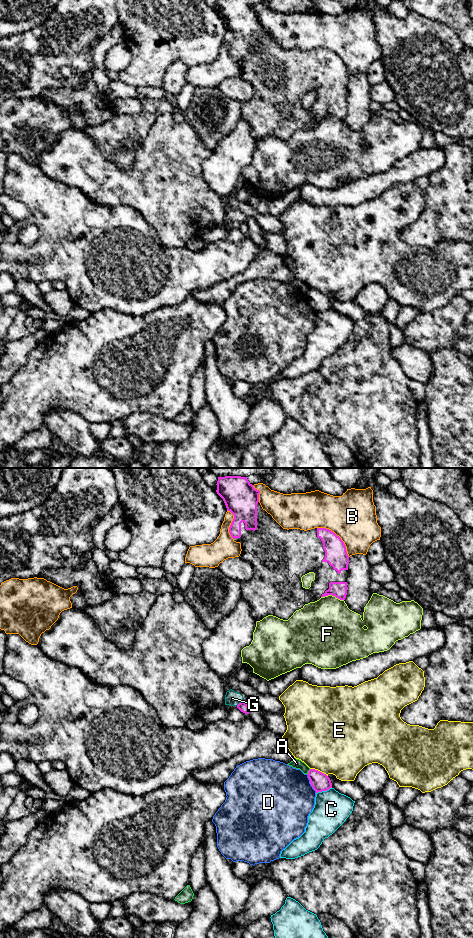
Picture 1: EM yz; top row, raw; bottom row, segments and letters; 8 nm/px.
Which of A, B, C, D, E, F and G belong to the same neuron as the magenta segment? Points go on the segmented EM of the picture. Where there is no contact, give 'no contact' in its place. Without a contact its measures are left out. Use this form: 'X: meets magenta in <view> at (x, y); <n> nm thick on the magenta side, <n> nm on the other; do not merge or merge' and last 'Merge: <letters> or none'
A: meets magenta in yz at (308, 772); 150 nm thick on the magenta side, 80 nm on the other; do not merge
B: meets magenta in yz at (338, 536); 180 nm thick on the magenta side, 380 nm on the other; do not merge
C: meets magenta in yz at (323, 790); 150 nm thick on the magenta side, 280 nm on the other; do not merge
D: meets magenta in yz at (310, 783); 150 nm thick on the magenta side, 500 nm on the other; do not merge
E: meets magenta in yz at (319, 771); 150 nm thick on the magenta side, 500 nm on the other; do not merge
F: meets magenta in yz at (332, 595); 130 nm thick on the magenta side, 440 nm on the other; do not merge
G: meets magenta in yz at (239, 703); 70 nm thick on the magenta side, 120 nm on the other; do not merge
Merge: none

